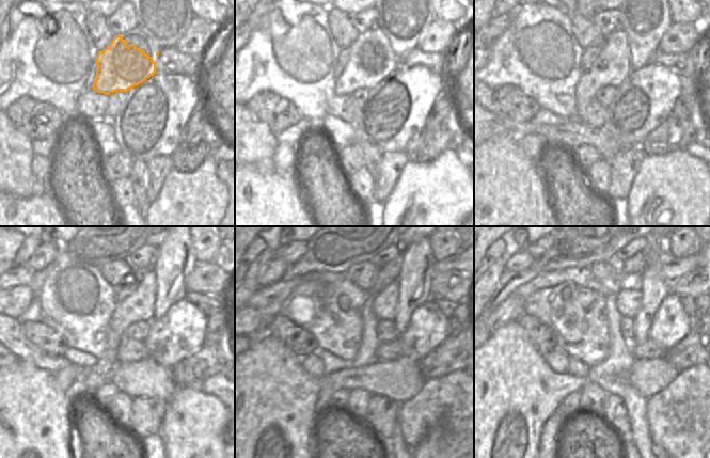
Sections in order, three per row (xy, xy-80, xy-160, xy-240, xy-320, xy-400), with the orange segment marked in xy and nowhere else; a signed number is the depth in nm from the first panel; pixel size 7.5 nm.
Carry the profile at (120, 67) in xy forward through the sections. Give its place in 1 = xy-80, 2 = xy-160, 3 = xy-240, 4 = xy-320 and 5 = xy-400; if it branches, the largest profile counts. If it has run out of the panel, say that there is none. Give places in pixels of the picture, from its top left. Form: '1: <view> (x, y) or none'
1: xy-80 (359, 73)
2: xy-160 (618, 68)
3: xy-240 (140, 308)
4: xy-320 (384, 305)
5: xy-400 (628, 300)

